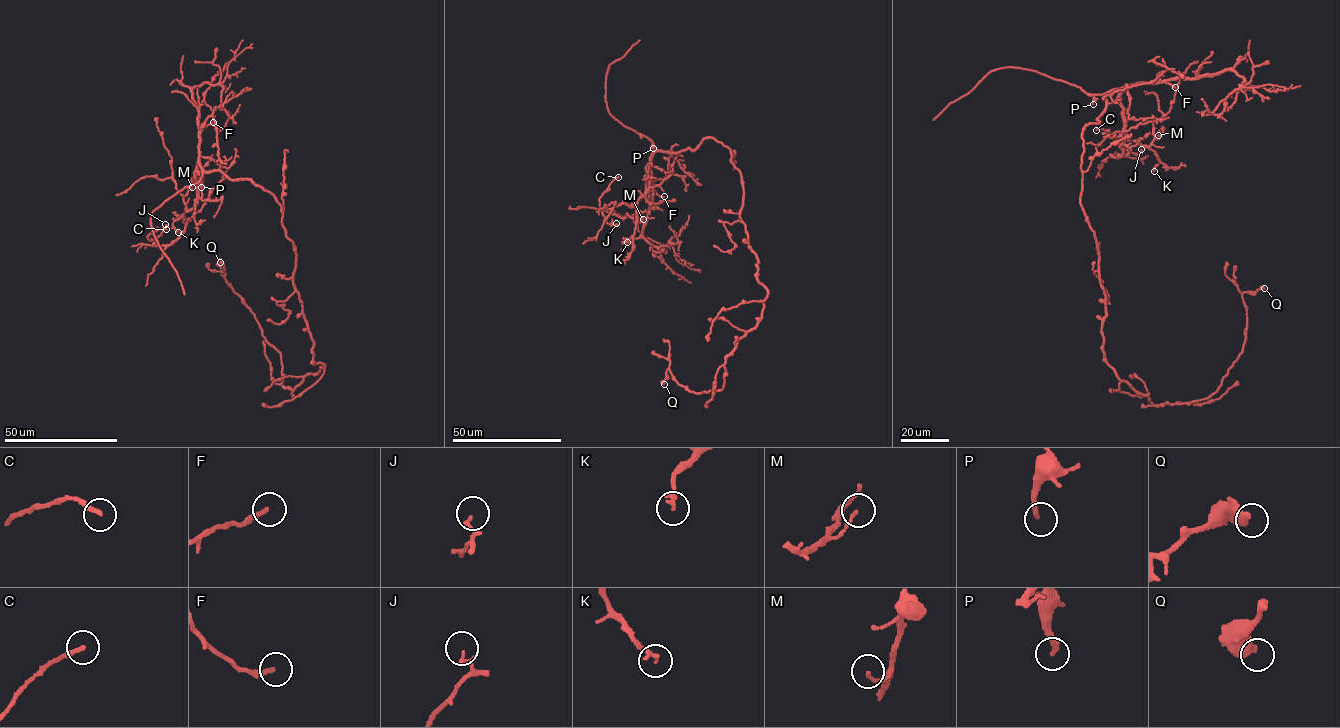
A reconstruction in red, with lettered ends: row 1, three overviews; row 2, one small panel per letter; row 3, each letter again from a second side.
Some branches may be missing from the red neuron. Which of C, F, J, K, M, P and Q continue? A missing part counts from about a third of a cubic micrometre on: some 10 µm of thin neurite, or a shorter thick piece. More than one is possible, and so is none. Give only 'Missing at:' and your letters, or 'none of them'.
Missing at: none of them

